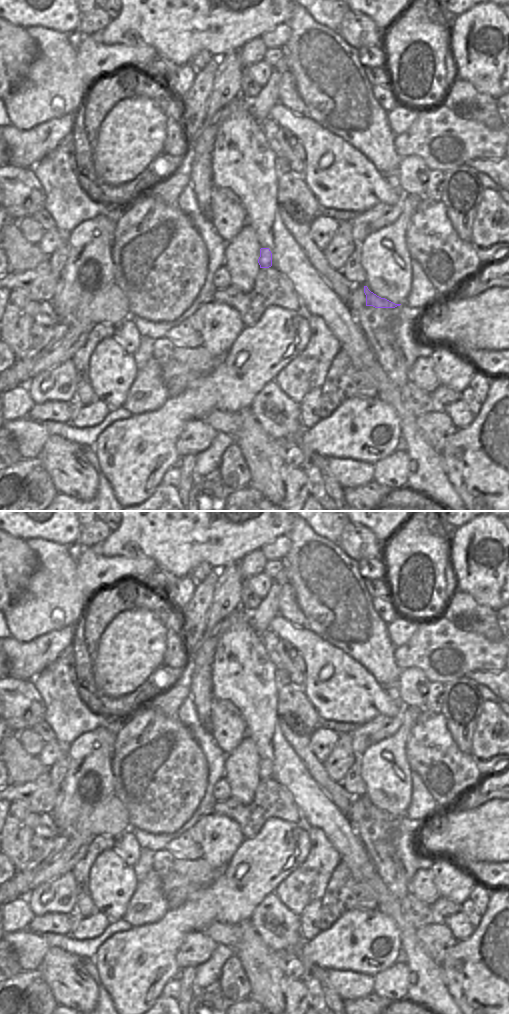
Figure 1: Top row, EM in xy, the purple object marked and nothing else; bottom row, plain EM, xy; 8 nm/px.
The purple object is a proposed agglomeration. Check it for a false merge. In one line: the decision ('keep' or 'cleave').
keep

